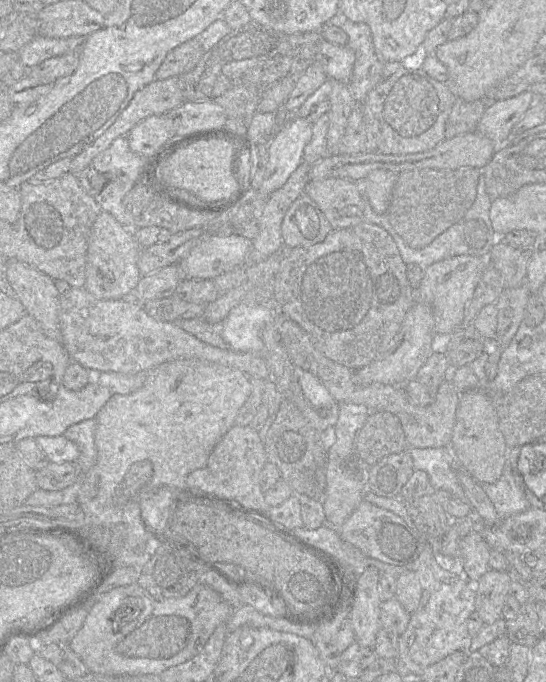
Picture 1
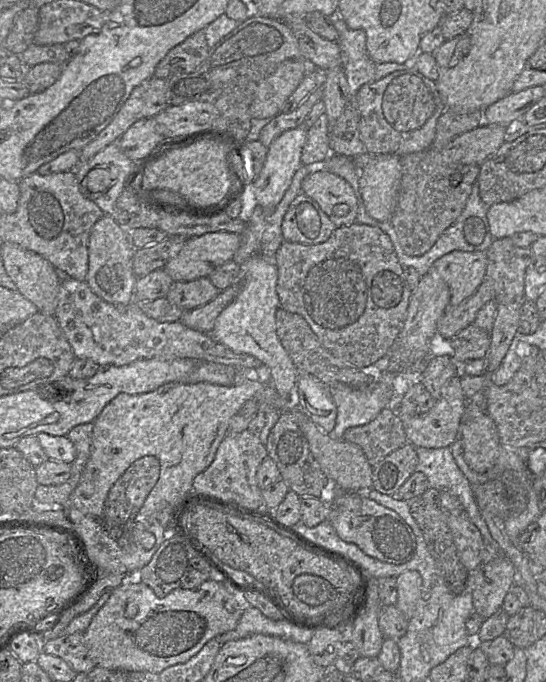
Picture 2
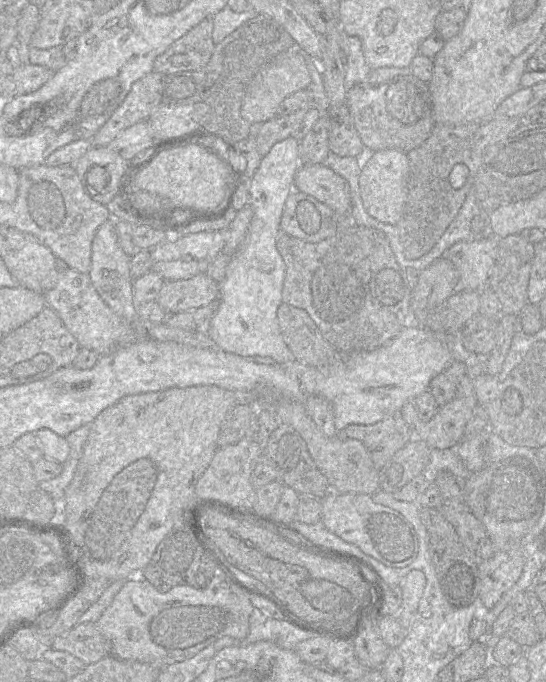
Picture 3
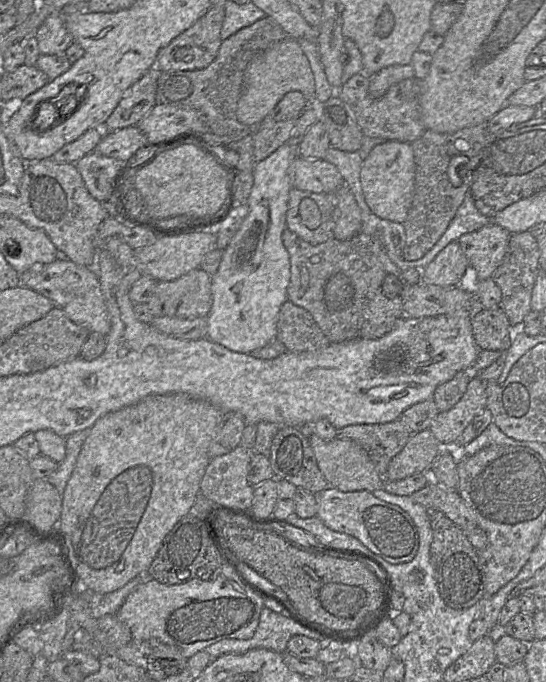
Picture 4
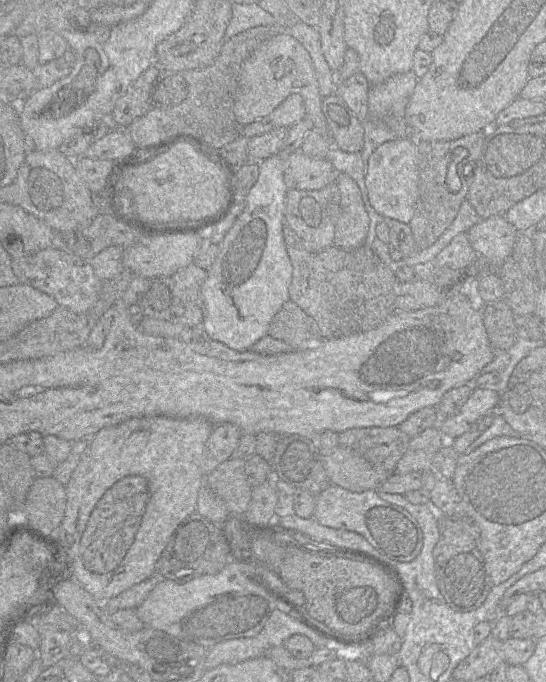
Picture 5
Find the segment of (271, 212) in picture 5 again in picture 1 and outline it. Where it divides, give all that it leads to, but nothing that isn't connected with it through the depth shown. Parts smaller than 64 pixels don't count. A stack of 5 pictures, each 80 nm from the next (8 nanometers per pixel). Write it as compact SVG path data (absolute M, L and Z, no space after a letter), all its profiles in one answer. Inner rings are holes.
M291 118L276 129L267 144L268 163L262 185L257 191L260 196L269 196L280 189L303 162L303 151L312 137L312 123L307 118ZM241 302L222 321L221 336L235 352L263 354L262 331L274 319L274 303Z

